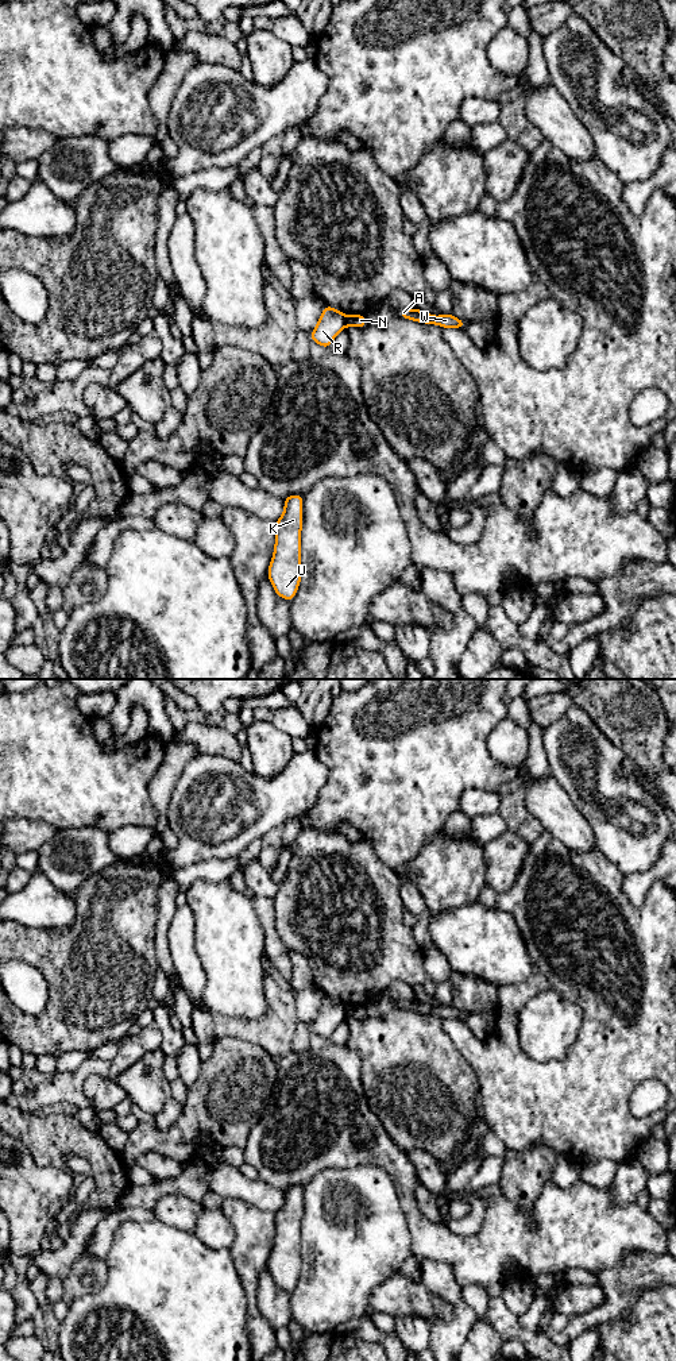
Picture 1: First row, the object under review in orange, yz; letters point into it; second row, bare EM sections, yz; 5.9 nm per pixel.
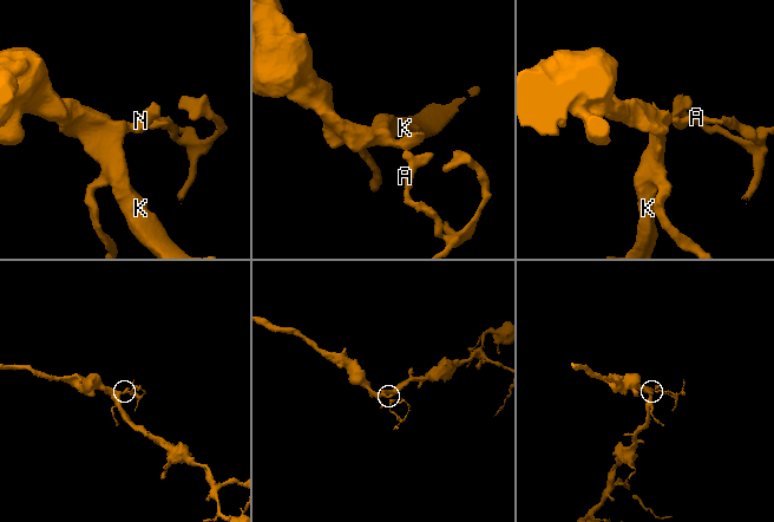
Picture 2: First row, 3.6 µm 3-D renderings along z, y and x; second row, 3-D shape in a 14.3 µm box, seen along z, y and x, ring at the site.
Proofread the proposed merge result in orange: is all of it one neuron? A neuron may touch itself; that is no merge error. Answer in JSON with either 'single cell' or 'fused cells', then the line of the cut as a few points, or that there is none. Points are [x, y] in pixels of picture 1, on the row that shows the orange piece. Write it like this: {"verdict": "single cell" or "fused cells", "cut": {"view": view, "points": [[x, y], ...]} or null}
{"verdict": "fused cells", "cut": {"view": "yz", "points": [[344, 316], [346, 324]]}}

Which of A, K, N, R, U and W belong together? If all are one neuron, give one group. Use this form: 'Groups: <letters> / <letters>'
Groups: A N W / K R U

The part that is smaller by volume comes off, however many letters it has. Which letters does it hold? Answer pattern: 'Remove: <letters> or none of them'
Remove: A, N, W

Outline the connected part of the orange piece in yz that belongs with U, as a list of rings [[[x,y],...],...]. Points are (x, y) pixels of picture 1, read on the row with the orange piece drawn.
[[[302,494],[283,498],[283,514],[275,521],[275,545],[267,578],[278,597],[291,602],[301,585]]]

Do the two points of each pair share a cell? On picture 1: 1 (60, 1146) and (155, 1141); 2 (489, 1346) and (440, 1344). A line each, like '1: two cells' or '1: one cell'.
1: two cells
2: two cells

